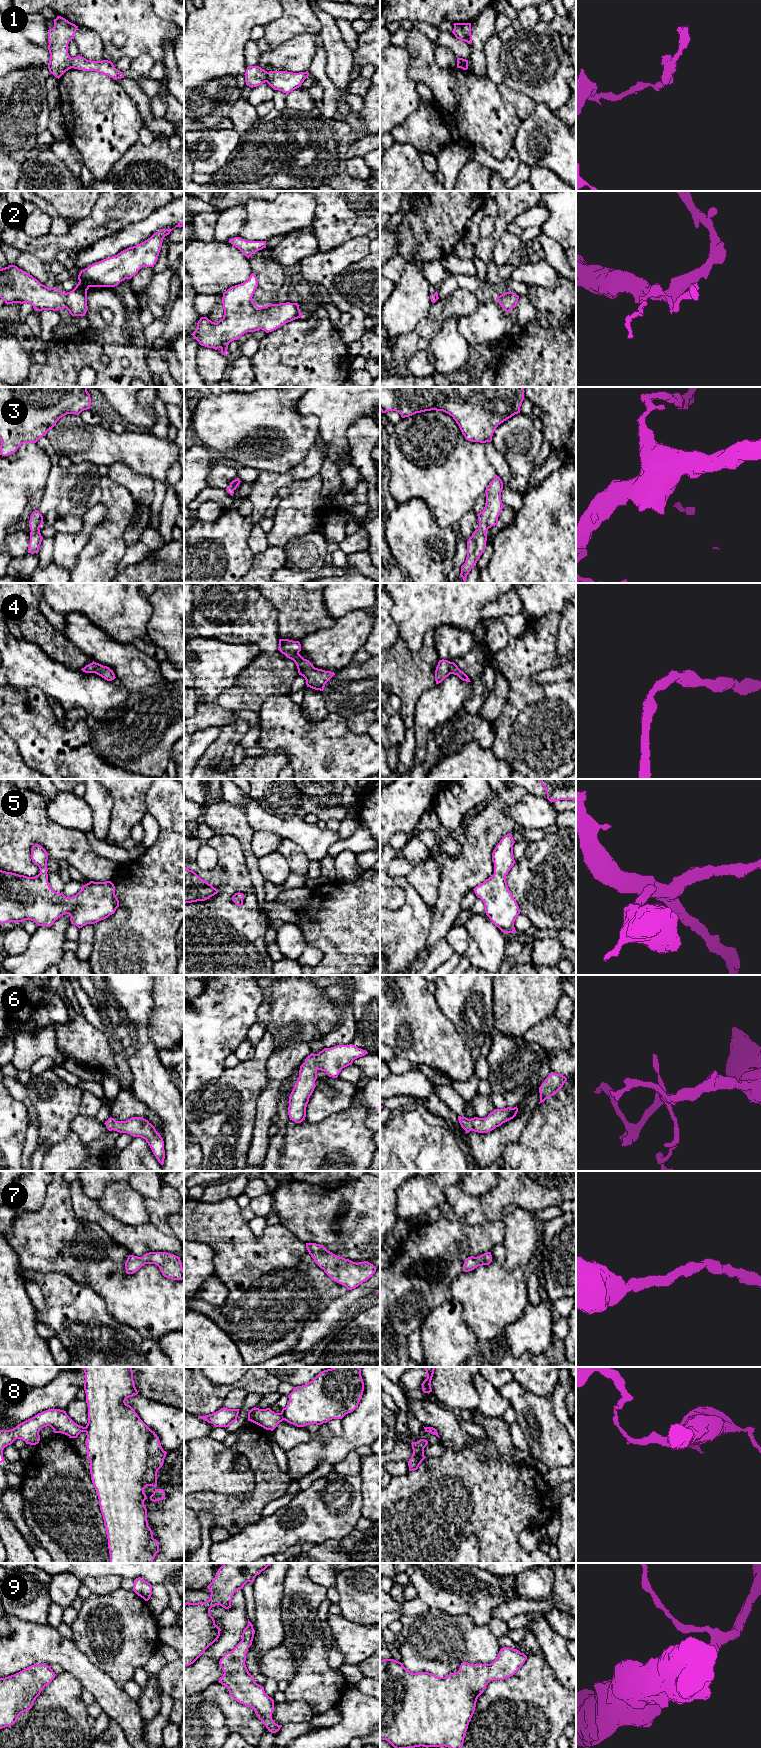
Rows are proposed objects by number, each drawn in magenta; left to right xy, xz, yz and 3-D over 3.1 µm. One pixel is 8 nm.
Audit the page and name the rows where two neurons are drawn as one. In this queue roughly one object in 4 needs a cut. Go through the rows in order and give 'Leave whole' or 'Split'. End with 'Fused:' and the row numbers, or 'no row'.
1: Split
2: Leave whole
3: Leave whole
4: Leave whole
5: Leave whole
6: Leave whole
7: Leave whole
8: Split
9: Leave whole
Fused: 1, 8

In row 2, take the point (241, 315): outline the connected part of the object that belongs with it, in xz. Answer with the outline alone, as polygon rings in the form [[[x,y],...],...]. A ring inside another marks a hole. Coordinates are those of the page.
[[[254,273],[247,281],[230,287],[222,297],[223,318],[215,323],[201,317],[191,335],[201,346],[220,348],[221,354],[226,356],[229,343],[245,333],[260,329],[269,333],[303,316],[298,303],[270,303],[259,308],[252,300],[257,287]]]

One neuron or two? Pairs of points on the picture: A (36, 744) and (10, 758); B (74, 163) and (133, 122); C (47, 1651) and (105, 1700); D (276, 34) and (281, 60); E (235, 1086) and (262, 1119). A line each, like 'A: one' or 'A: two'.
A: two
B: two
C: one
D: two
E: two

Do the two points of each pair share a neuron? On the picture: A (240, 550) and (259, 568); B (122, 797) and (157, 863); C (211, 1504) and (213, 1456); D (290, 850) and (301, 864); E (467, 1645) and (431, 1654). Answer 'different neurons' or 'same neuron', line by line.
A: different neurons
B: different neurons
C: different neurons
D: same neuron
E: same neuron

